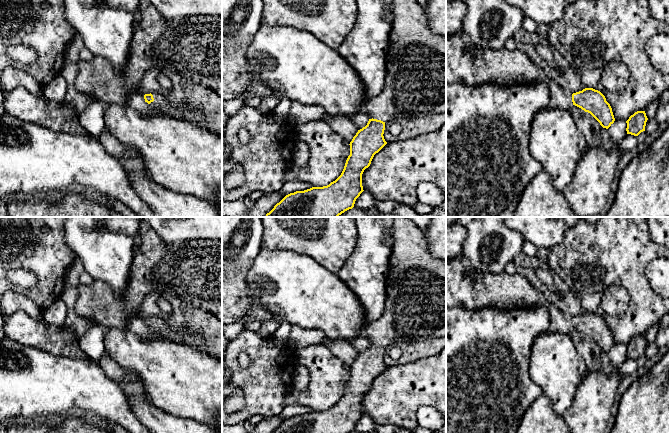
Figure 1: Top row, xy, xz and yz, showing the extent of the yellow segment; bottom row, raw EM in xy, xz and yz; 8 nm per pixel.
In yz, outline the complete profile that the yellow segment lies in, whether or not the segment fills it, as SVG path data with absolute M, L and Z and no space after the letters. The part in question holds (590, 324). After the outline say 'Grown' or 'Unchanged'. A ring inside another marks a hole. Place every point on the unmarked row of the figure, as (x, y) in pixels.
M465 256L456 257L446 261L446 310L454 307L470 311L479 311L483 308L493 307L502 310L514 308L534 308L541 305L550 315L549 332L570 334L573 329L590 337L603 352L608 353L615 345L612 332L605 320L593 312L572 317L550 303L545 295L536 289L520 274L508 274L503 271L499 274L480 272L476 270Z. Grown

